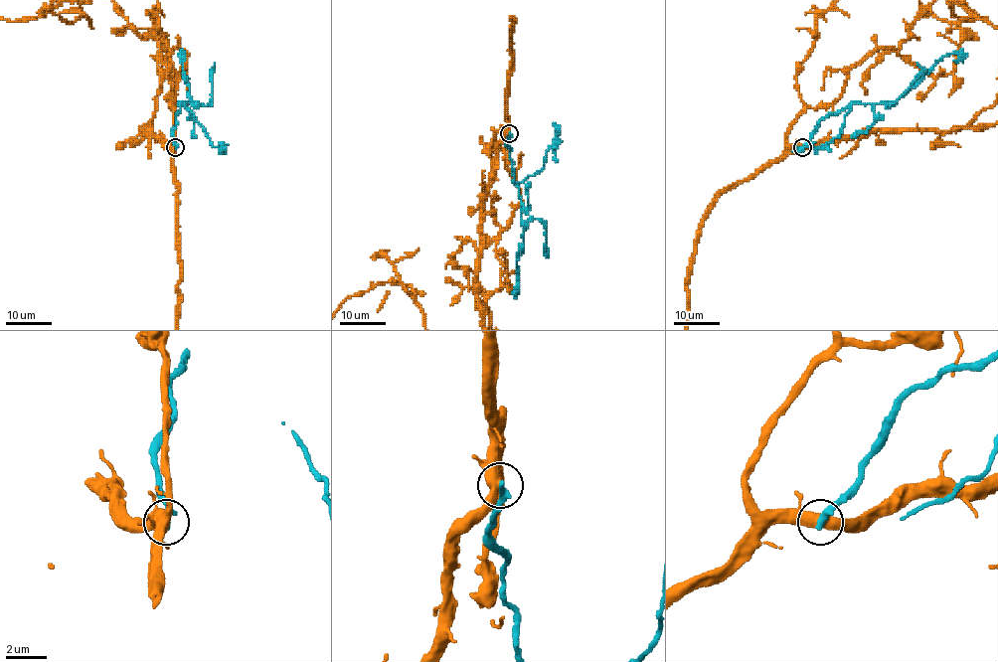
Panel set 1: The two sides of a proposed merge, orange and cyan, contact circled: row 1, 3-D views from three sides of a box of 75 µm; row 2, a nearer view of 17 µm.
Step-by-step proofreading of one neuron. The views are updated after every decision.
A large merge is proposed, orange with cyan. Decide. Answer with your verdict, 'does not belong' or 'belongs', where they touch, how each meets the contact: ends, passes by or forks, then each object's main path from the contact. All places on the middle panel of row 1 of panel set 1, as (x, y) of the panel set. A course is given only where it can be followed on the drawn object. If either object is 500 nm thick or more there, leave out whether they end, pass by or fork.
does not belong; at (509, 133); cyan runs (509, 132), (507, 144), (521, 223), (526, 227), (518, 253), (517, 290), (519, 284)

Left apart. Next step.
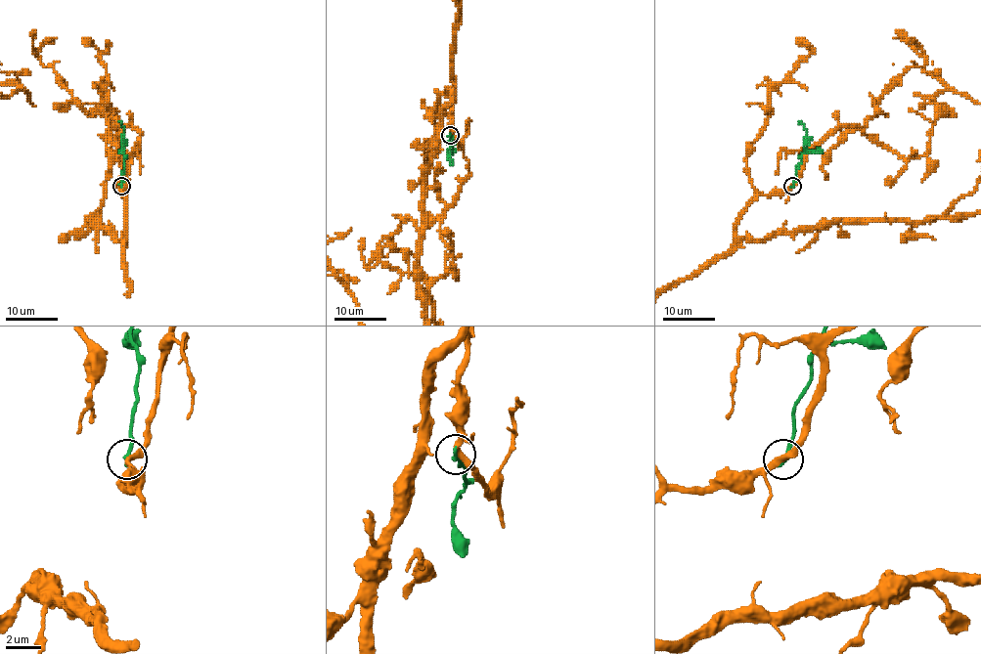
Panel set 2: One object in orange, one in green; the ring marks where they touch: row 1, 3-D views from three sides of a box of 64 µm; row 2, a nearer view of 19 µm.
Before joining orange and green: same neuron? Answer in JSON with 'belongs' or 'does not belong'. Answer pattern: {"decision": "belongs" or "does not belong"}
{"decision": "does not belong"}

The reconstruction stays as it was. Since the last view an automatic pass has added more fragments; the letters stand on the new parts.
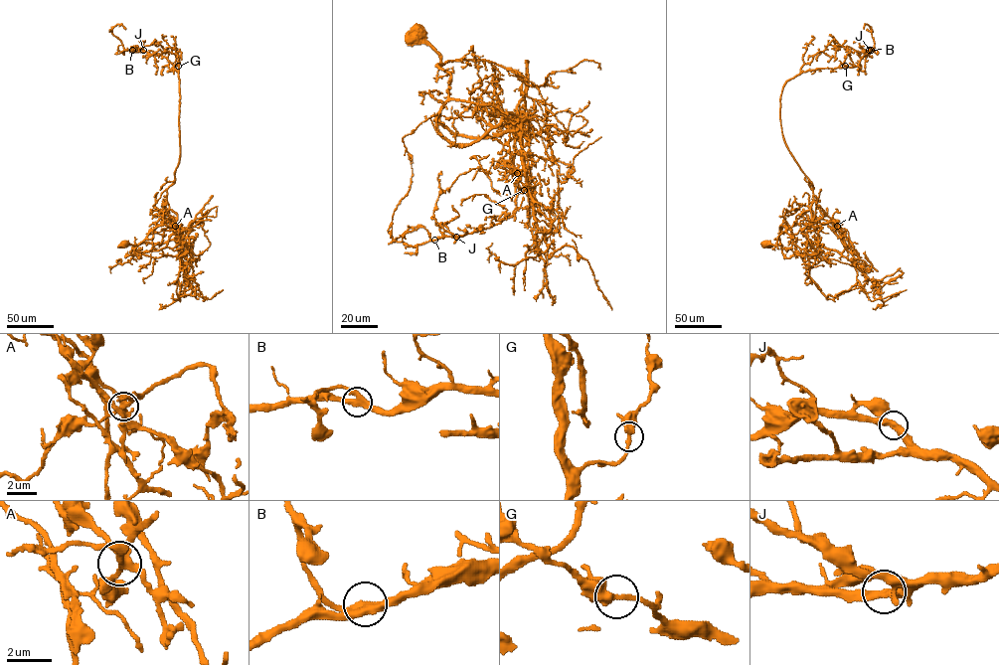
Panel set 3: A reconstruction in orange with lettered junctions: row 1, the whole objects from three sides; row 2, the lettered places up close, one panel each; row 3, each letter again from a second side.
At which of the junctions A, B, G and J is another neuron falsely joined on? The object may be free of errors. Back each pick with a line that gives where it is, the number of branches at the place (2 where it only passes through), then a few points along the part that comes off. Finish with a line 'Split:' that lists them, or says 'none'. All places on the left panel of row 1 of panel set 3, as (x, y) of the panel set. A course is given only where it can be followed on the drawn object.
Split: none

